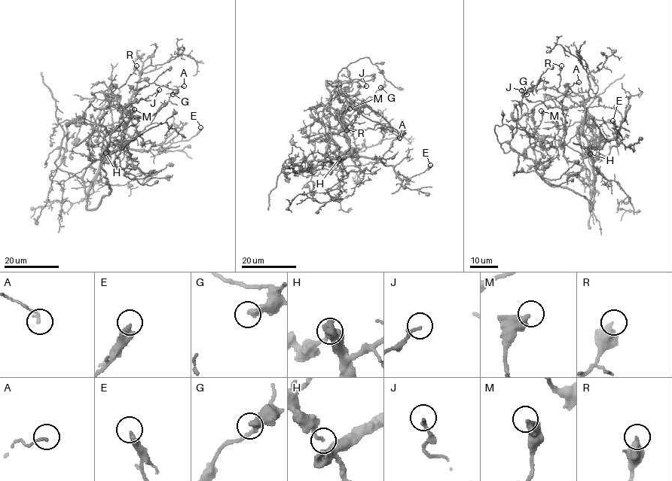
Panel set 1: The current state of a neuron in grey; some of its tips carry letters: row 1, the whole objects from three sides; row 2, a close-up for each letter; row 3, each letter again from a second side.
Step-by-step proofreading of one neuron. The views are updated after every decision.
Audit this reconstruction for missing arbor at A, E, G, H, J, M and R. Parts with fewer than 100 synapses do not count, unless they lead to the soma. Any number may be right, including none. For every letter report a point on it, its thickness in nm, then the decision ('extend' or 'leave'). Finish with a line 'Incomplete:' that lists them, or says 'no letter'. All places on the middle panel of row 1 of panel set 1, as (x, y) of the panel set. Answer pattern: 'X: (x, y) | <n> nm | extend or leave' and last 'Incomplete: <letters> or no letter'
A: (399, 138) | 140 nm | leave
E: (430, 165) | 320 nm | leave
G: (380, 87) | 440 nm | leave
H: (339, 159) | 140 nm | leave
J: (366, 86) | 190 nm | leave
M: (349, 108) | 420 nm | leave
R: (346, 130) | 500 nm | leave
Incomplete: no letter

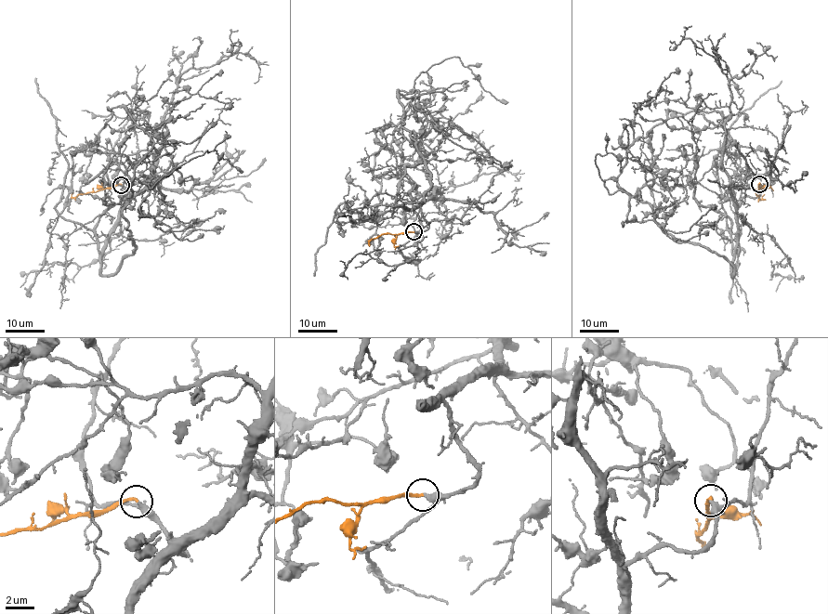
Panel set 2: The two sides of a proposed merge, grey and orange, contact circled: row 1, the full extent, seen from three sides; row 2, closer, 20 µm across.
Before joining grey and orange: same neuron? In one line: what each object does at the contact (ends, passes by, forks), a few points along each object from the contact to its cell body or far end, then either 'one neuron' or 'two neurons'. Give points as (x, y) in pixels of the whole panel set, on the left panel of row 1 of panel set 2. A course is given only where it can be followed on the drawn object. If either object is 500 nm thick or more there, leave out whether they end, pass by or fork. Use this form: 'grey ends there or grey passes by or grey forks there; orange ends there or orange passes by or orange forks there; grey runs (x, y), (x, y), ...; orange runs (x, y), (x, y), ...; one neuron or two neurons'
grey passes by; orange ends there; grey runs (122, 184), (135, 199), (155, 155), (81, 150), (121, 106), (136, 124), (102, 179), (127, 194); orange runs (121, 184), (72, 197), (73, 192); one neuron

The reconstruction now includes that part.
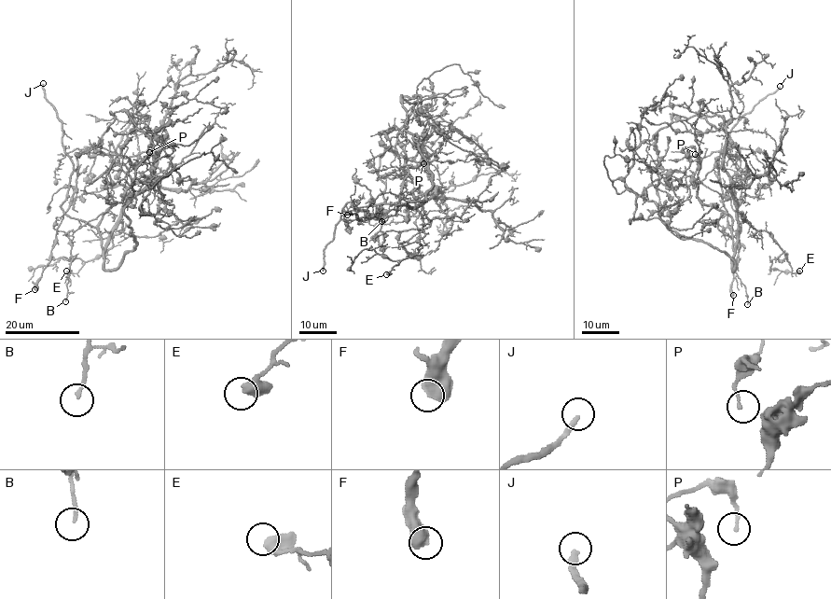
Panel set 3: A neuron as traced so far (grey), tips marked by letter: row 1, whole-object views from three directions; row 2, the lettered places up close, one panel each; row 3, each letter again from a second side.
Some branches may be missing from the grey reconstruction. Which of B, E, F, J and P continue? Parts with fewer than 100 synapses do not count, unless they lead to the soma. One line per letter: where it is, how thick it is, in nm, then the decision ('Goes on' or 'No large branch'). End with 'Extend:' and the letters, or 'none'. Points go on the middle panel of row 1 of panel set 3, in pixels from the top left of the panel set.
B: Place: (381, 221). Thickness 140 nm. No large branch
E: Place: (386, 274). Thickness 400 nm. No large branch
F: Place: (347, 215). Thickness 700 nm. No large branch
J: Place: (323, 271). Thickness 260 nm. Goes on
P: Place: (423, 163). Thickness 140 nm. No large branch
Extend: J

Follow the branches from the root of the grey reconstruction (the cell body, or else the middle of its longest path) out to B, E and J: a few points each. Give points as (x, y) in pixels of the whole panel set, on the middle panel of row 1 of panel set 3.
B: (383, 191), (380, 213), (369, 219), (437, 189), (417, 207), (381, 193), (367, 215), (378, 211), (381, 221)
E: (383, 191), (380, 213), (369, 219), (437, 189), (435, 197), (416, 207), (423, 225), (422, 246), (386, 274)
J: (383, 191), (380, 213), (369, 219), (437, 189), (417, 207), (350, 201), (323, 271)

